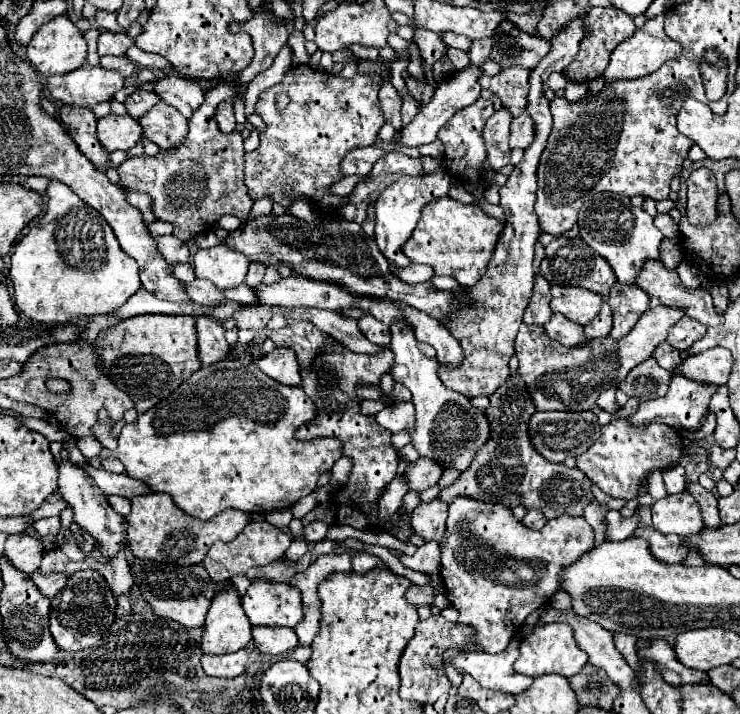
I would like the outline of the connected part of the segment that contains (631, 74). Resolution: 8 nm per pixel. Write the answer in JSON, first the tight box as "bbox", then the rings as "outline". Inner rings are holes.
{"bbox":[603,16,681,82],"outline":[[[657,16],[655,20],[647,20],[647,24],[627,40],[623,40],[611,54],[611,62],[607,70],[603,72],[603,78],[607,82],[613,80],[631,80],[631,78],[641,78],[647,74],[653,74],[659,66],[663,66],[669,60],[677,60],[681,56],[681,44],[671,40],[665,30],[663,30],[663,16]]]}

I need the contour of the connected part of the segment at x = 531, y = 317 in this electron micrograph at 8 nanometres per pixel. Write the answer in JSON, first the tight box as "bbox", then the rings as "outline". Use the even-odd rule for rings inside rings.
{"bbox":[523,276,553,324],"outline":[[[543,276],[535,278],[535,286],[533,286],[533,298],[529,300],[529,306],[525,310],[523,322],[525,324],[547,324],[547,320],[553,316],[551,308],[551,292],[549,292],[549,282]]]}

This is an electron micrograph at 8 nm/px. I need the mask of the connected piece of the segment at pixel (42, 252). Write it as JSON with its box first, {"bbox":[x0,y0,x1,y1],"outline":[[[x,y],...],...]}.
{"bbox":[9,180,141,326],"outline":[[[51,180],[47,186],[47,212],[41,216],[31,230],[21,238],[21,242],[15,246],[15,252],[11,256],[9,266],[9,278],[13,282],[13,298],[17,308],[31,318],[37,324],[53,326],[53,324],[65,324],[79,316],[97,316],[97,314],[111,314],[115,312],[129,296],[133,296],[141,288],[137,262],[129,258],[109,224],[103,220],[103,216],[89,208],[73,190],[69,190],[63,182]]]}

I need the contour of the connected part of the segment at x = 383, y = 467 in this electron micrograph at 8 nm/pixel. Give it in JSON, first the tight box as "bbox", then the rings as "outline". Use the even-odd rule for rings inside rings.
{"bbox":[297,336,415,544],"outline":[[[327,336],[325,348],[321,348],[321,356],[313,360],[313,368],[301,368],[305,394],[315,402],[317,416],[313,422],[303,424],[297,430],[297,440],[313,440],[313,438],[337,438],[343,444],[343,456],[353,462],[349,480],[345,486],[333,492],[335,500],[335,524],[347,524],[359,530],[375,530],[389,528],[391,534],[409,544],[409,538],[415,534],[409,518],[403,516],[403,508],[399,508],[385,524],[381,524],[377,516],[377,500],[385,492],[387,484],[397,474],[397,450],[391,444],[391,432],[381,428],[375,422],[375,416],[361,414],[361,400],[357,400],[355,388],[357,384],[379,384],[383,374],[389,374],[393,366],[393,352],[379,352],[375,356],[355,354],[339,340]]]}

